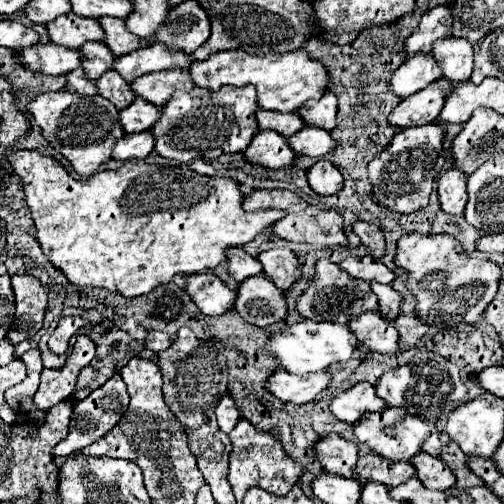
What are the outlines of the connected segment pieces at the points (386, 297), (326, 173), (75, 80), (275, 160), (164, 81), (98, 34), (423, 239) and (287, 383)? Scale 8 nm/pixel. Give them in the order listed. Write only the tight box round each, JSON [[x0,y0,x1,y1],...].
[[370,281,402,321],[308,161,344,195],[66,67,96,95],[244,131,296,169],[130,69,194,107],[46,13,104,49],[394,235,500,331],[264,369,330,405]]

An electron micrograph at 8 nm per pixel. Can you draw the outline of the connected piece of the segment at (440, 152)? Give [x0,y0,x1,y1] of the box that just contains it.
[368,123,444,215]

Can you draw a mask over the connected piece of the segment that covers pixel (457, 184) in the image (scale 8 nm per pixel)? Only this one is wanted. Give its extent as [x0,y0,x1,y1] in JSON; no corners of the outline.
[438,167,468,215]

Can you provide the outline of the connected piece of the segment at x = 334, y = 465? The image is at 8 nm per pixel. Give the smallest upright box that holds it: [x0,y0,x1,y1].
[316,433,358,479]

